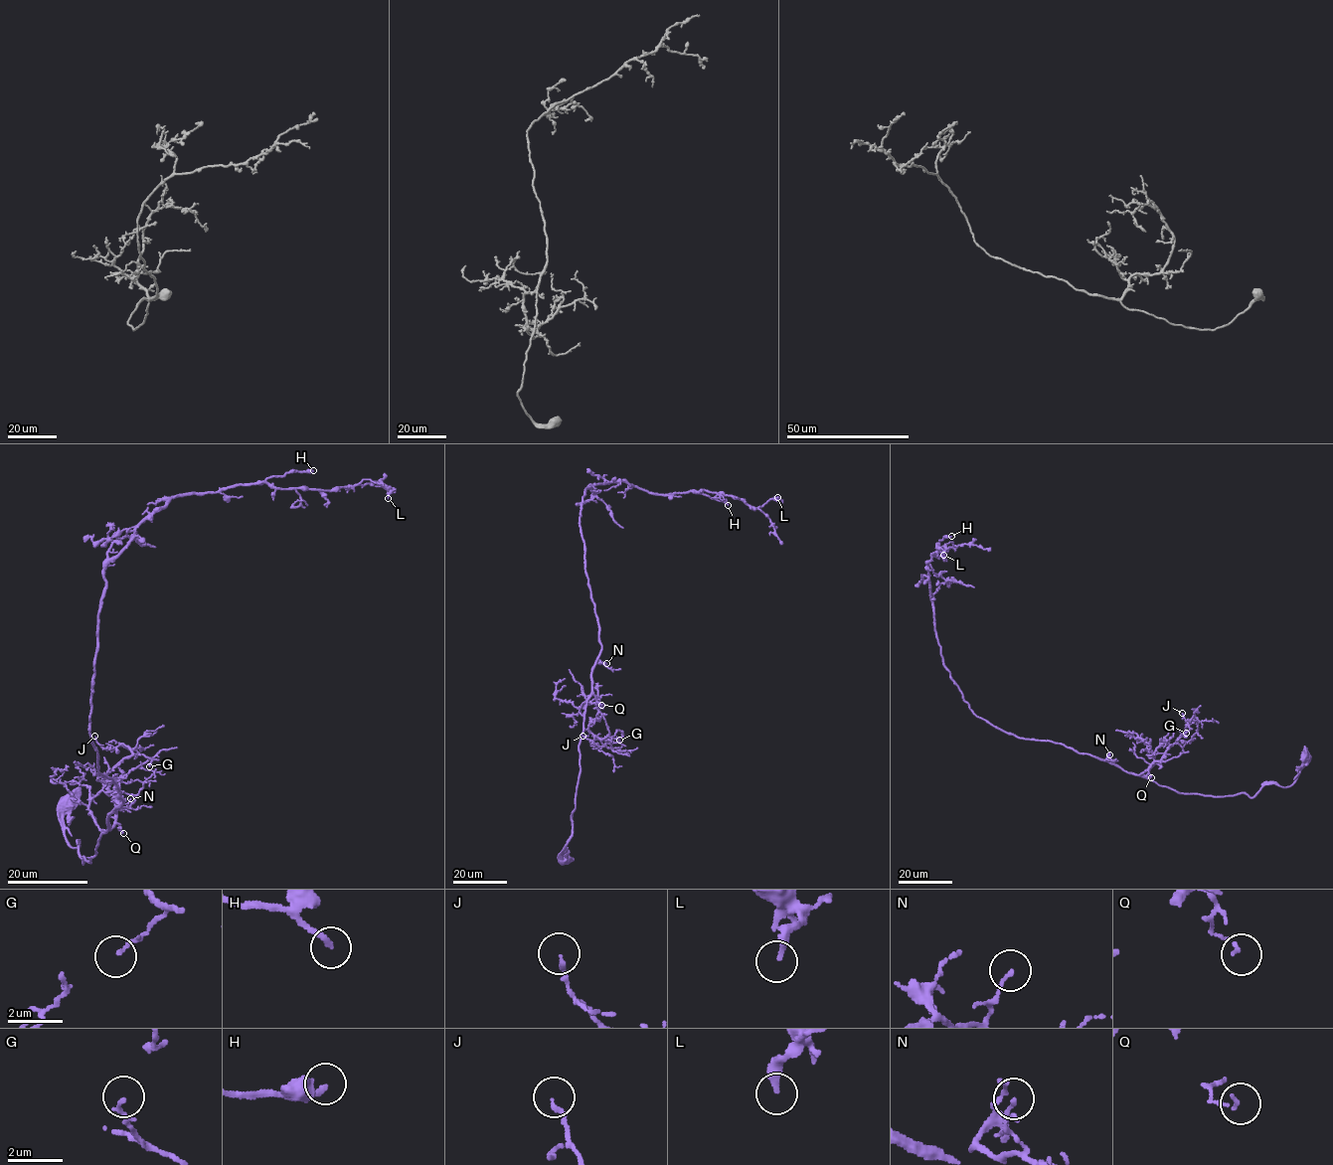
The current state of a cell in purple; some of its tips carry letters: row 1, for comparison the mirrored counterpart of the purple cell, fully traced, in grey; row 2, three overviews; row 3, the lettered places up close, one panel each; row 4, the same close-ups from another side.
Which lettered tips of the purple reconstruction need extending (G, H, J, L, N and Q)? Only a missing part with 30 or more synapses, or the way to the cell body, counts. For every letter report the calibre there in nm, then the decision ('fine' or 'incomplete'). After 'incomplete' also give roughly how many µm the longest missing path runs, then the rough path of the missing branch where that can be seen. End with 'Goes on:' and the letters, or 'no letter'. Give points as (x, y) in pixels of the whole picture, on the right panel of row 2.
G: 140 nm | fine
H: 220 nm | incomplete | 15 µm | (951, 536), (970, 539)
J: 150 nm | fine
L: 260 nm | fine
N: 130 nm | fine
Q: 120 nm | fine
Goes on: H

